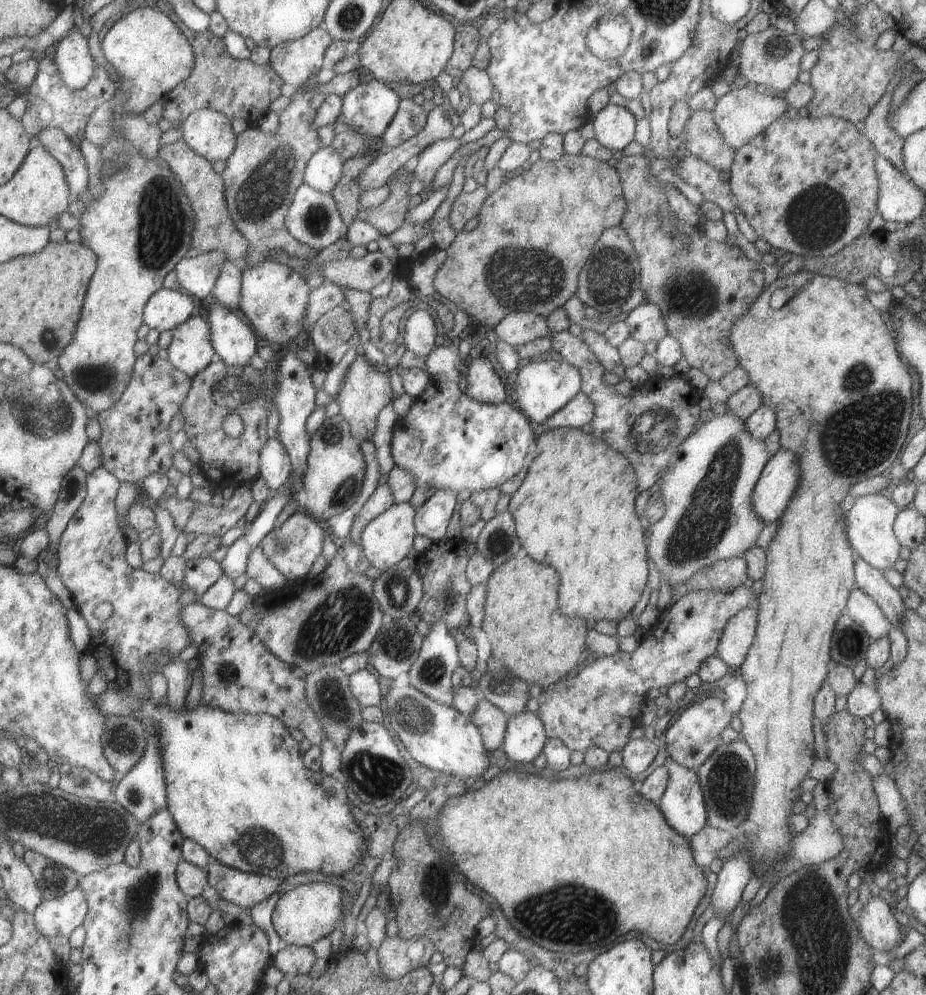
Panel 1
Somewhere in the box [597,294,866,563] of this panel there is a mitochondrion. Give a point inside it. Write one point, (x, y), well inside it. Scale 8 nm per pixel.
(652, 432)

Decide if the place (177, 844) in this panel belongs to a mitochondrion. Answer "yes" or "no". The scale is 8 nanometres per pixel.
no

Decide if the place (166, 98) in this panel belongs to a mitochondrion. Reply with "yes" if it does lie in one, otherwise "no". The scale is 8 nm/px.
no

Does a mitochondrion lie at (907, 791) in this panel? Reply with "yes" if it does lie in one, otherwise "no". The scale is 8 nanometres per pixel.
no

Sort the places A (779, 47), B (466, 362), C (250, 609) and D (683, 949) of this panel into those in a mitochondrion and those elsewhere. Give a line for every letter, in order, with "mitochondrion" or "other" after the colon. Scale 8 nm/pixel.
A: mitochondrion
B: other
C: other
D: other

